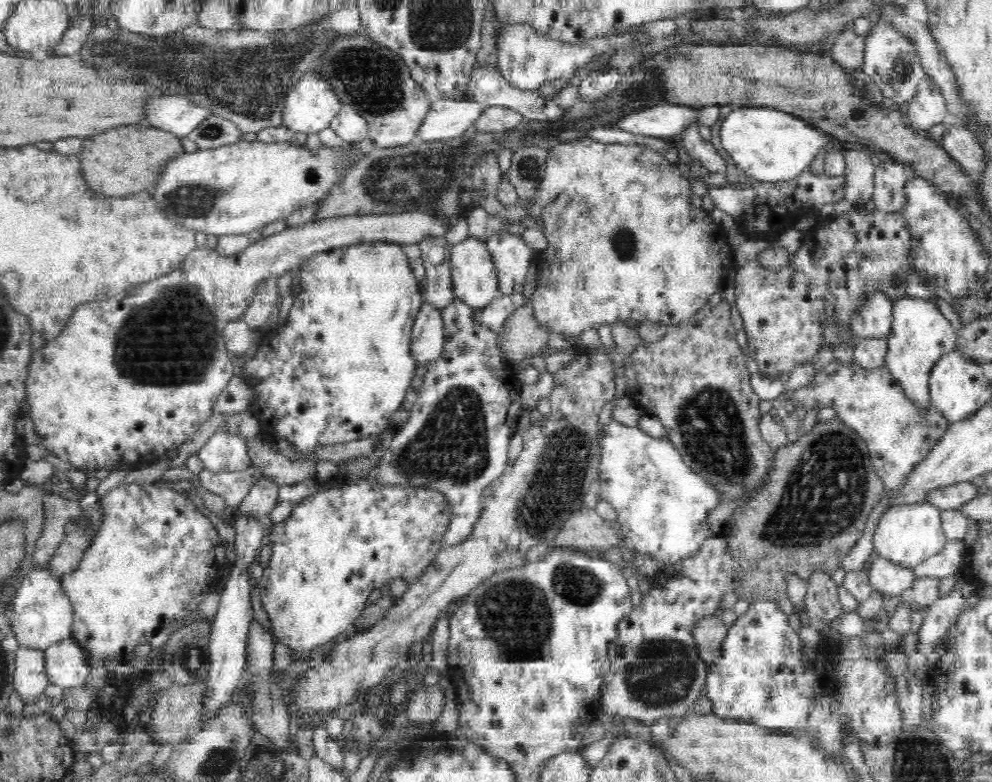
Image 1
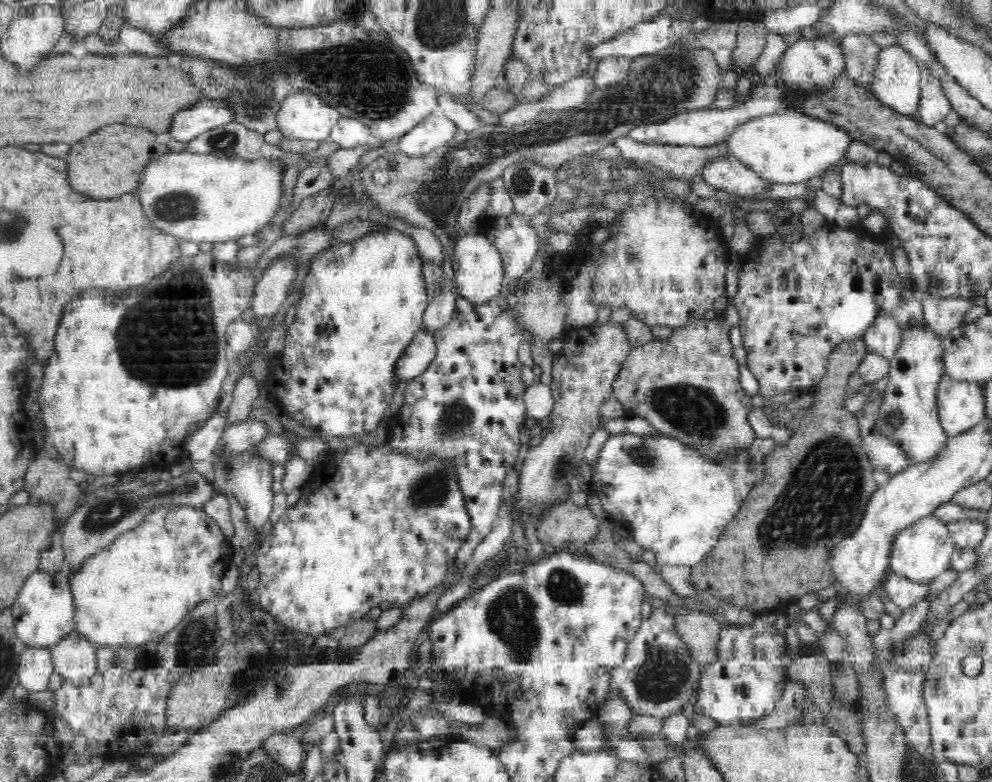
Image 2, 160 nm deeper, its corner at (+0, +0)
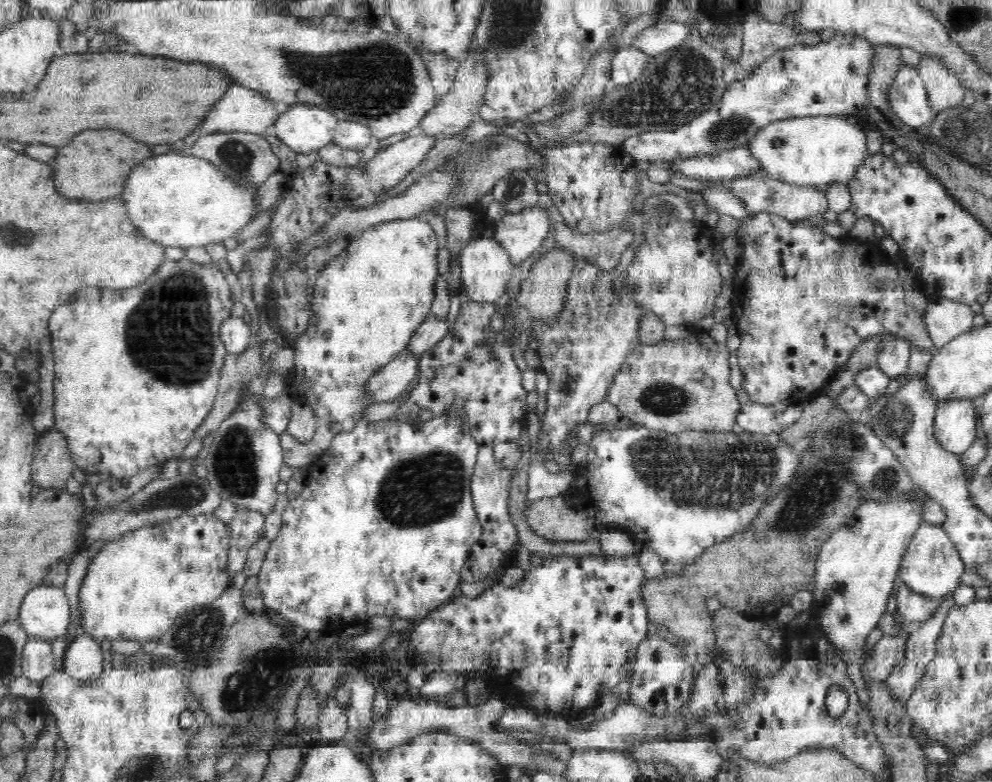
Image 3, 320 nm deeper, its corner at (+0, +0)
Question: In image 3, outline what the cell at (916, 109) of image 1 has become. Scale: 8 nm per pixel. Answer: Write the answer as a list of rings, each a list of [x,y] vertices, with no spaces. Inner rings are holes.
[[[922,56],[916,67],[923,78],[932,115],[961,104],[965,97],[962,85],[942,63],[938,63],[938,59]]]

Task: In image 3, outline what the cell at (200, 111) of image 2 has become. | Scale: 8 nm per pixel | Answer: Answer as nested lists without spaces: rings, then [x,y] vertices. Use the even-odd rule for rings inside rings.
[[[230,86],[224,96],[208,110],[208,114],[204,116],[204,120],[184,138],[184,142],[188,146],[192,146],[200,136],[204,134],[221,133],[221,132],[255,132],[256,134],[266,135],[267,131],[271,131],[272,124],[277,116],[273,103],[264,99],[262,94],[242,86]]]

